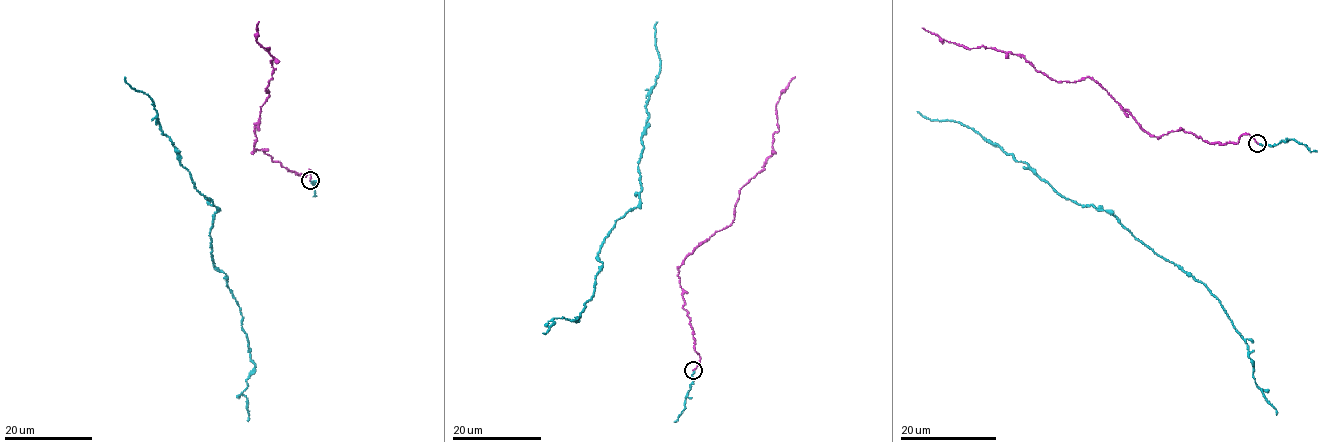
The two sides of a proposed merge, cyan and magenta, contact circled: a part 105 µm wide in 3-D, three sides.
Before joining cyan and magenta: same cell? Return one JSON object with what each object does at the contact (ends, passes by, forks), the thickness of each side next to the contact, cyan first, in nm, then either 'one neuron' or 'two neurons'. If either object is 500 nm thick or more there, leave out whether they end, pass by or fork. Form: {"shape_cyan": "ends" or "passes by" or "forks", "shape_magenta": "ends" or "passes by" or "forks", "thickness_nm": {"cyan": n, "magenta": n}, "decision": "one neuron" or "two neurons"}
{"shape_cyan": "ends", "shape_magenta": "ends", "thickness_nm": {"cyan": 130, "magenta": 180}, "decision": "one neuron"}

